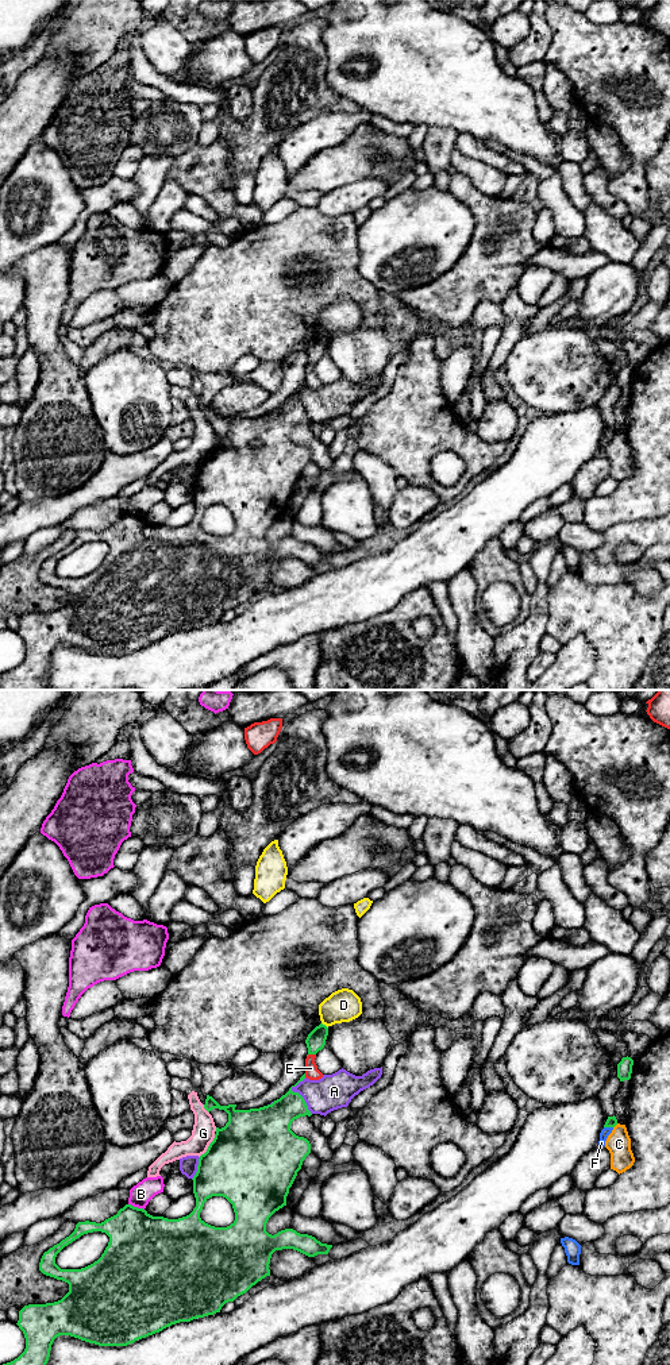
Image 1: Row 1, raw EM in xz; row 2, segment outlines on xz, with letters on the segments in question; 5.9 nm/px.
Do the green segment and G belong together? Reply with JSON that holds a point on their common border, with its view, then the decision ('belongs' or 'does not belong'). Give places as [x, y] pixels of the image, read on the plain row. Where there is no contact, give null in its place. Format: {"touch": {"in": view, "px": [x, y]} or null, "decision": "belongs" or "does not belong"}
{"touch": {"in": "xz", "px": [208, 455]}, "decision": "does not belong"}

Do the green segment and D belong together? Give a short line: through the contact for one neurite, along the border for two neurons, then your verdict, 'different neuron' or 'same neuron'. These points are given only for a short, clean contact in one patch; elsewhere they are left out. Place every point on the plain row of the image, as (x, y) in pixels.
xz (322, 331), (327, 336) | different neuron

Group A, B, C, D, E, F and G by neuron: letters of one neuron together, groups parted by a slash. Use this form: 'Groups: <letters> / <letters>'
Groups: A / B / C / D / E / F / G

